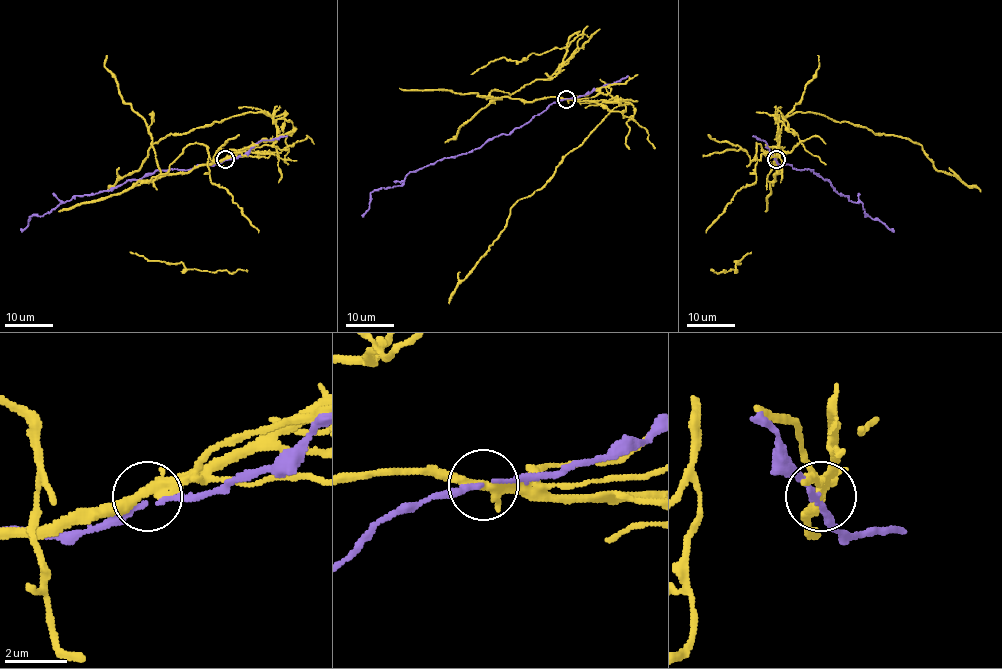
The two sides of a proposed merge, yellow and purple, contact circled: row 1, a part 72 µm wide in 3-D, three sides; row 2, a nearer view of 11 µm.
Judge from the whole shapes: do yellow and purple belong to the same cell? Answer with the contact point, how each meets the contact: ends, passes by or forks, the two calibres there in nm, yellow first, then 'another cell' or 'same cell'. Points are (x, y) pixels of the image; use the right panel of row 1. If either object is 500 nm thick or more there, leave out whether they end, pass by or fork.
(776, 159) | yellow forks | purple passes by | 280/140 nm | another cell

